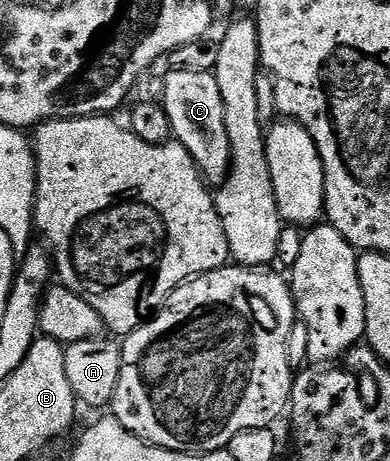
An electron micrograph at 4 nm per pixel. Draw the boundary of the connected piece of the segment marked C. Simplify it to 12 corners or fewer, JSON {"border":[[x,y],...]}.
{"border":[[169,70],[162,106],[205,180],[232,150],[210,71]]}

